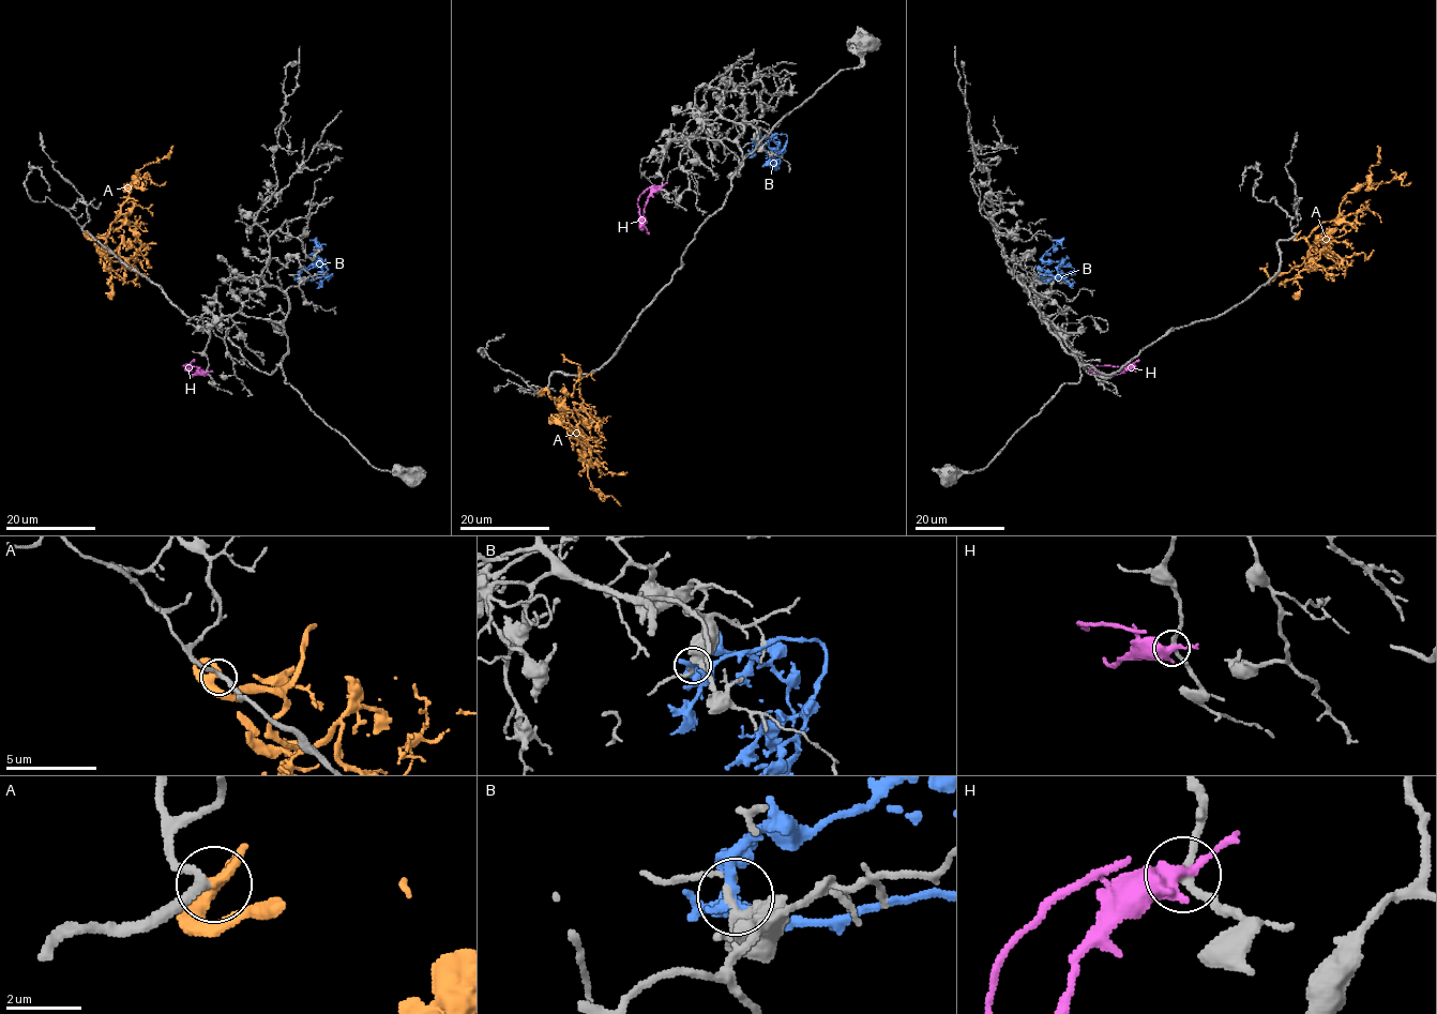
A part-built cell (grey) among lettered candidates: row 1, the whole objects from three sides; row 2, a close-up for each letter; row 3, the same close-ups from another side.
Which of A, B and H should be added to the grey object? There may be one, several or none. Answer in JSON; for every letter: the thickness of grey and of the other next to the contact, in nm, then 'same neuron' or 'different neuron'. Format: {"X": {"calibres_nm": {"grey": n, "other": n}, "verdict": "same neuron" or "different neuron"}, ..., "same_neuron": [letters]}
{"A": {"calibres_nm": {"grey": 200, "other": 320}, "verdict": "same neuron"}, "B": {"calibres_nm": {"grey": 220, "other": 280}, "verdict": "different neuron"}, "H": {"calibres_nm": {"grey": 200, "other": 360}, "verdict": "different neuron"}, "same_neuron": ["A"]}

